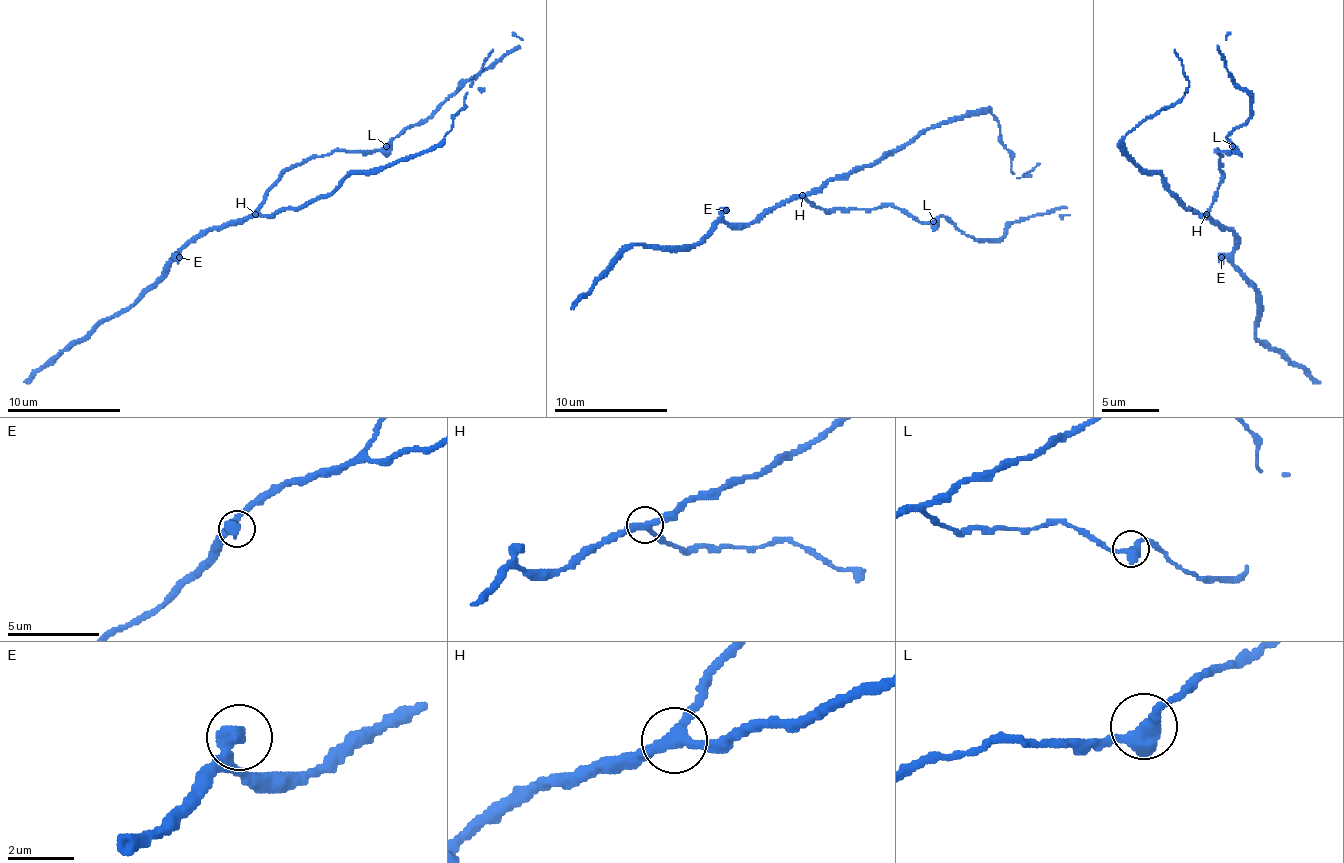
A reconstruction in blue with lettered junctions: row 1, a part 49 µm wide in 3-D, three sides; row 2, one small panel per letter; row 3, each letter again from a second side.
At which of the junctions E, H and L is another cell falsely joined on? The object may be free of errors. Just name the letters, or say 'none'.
none

